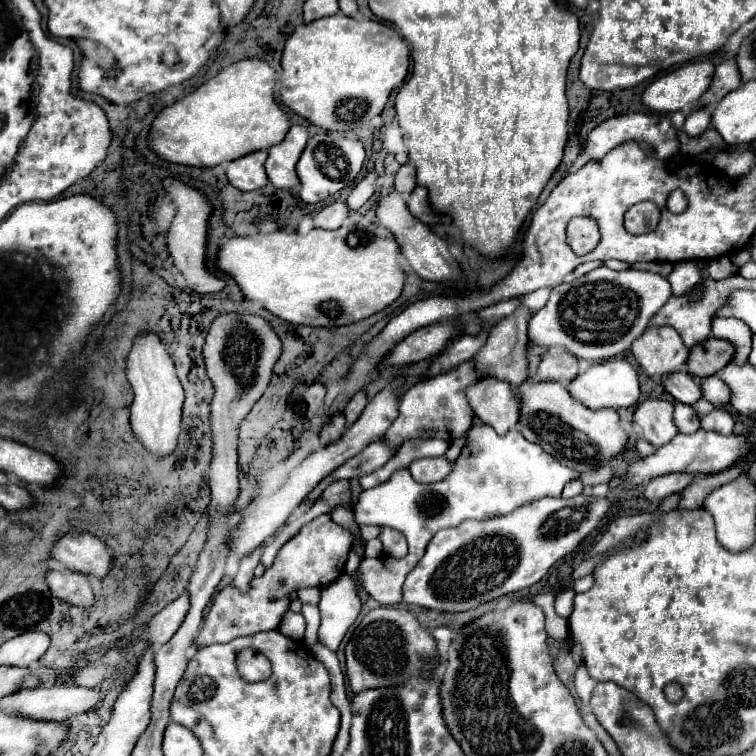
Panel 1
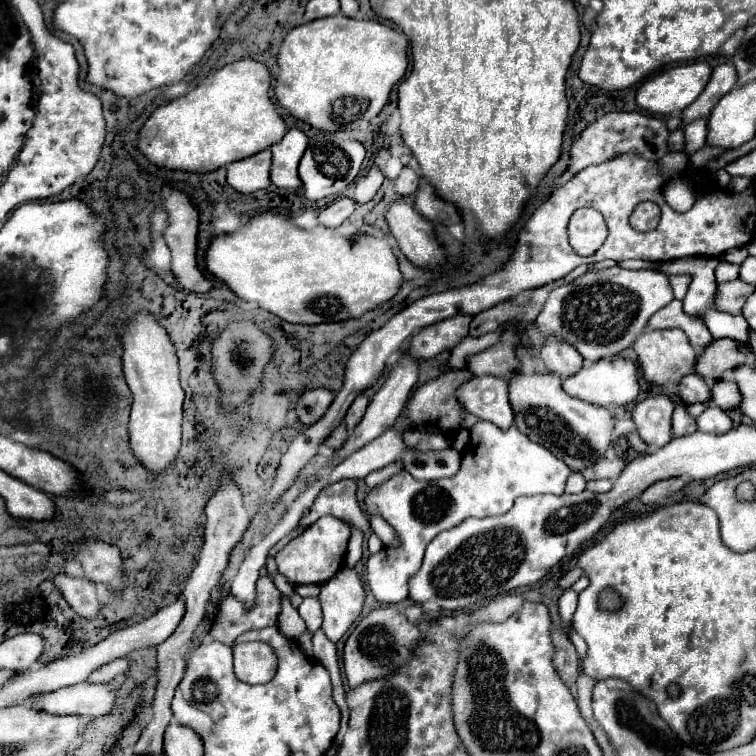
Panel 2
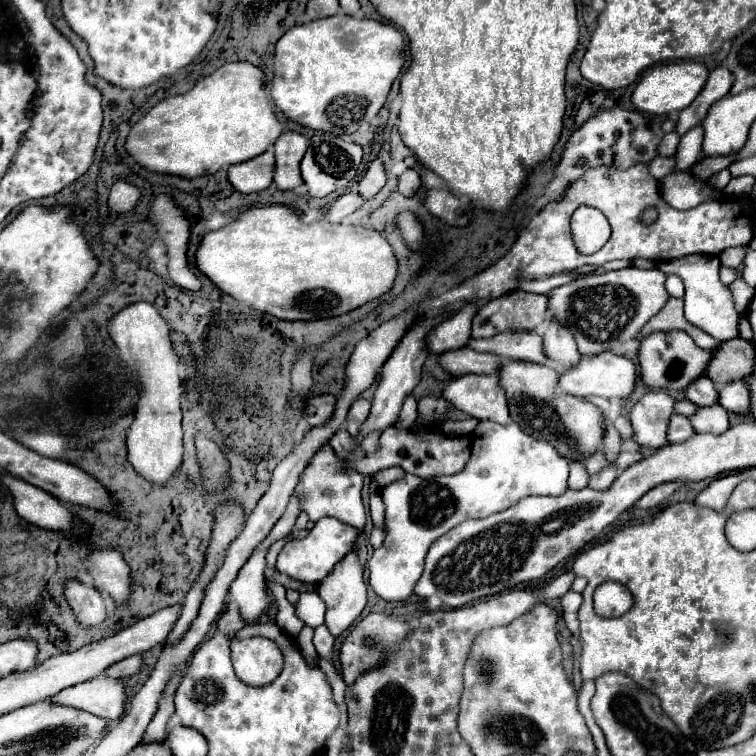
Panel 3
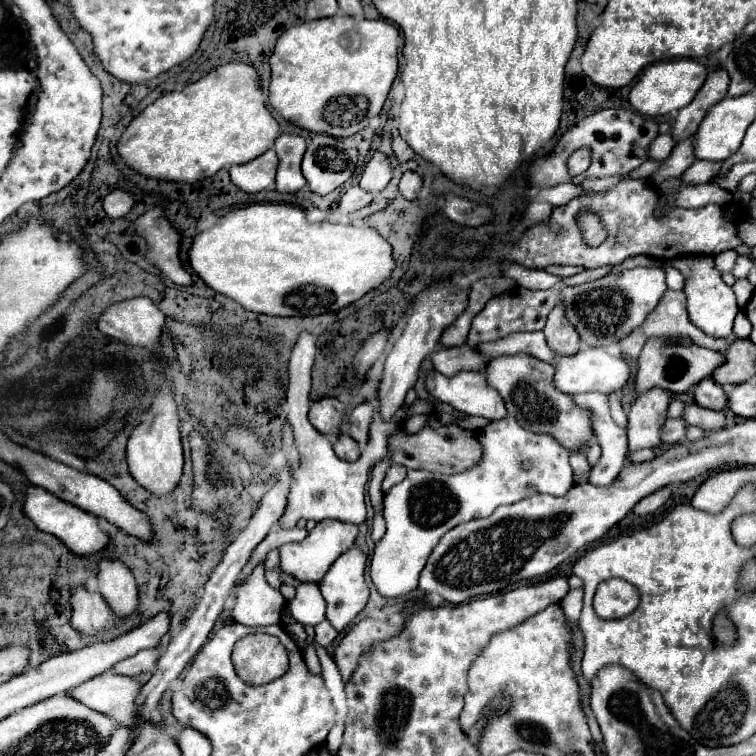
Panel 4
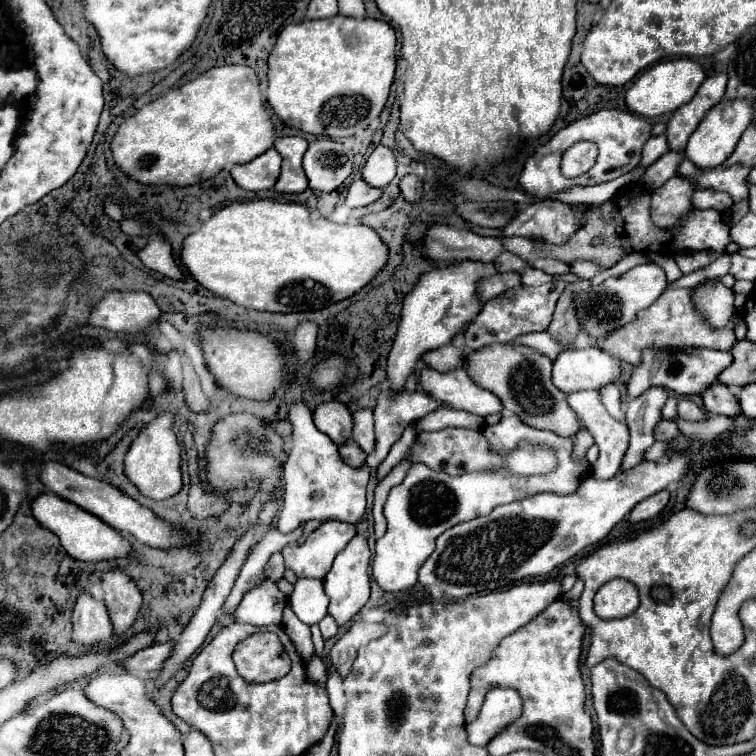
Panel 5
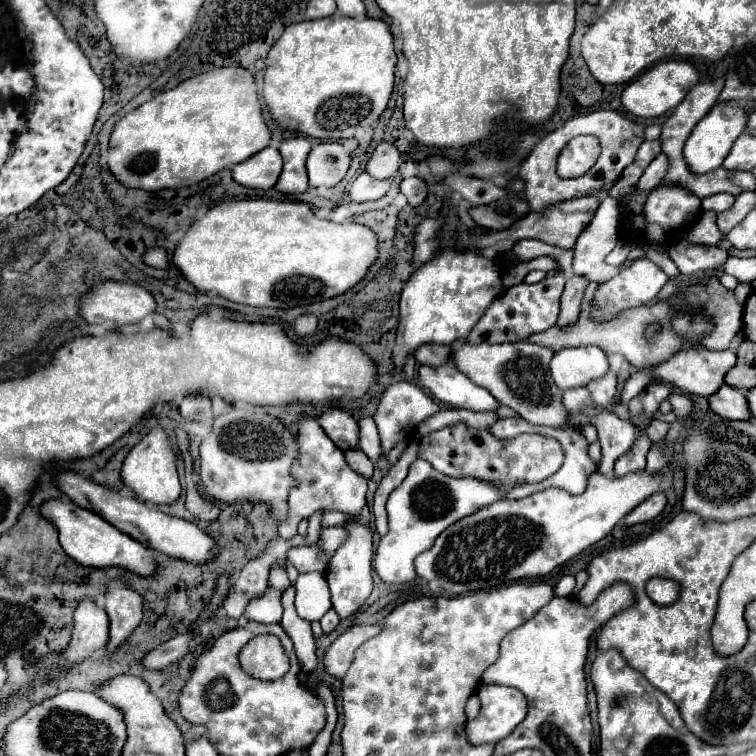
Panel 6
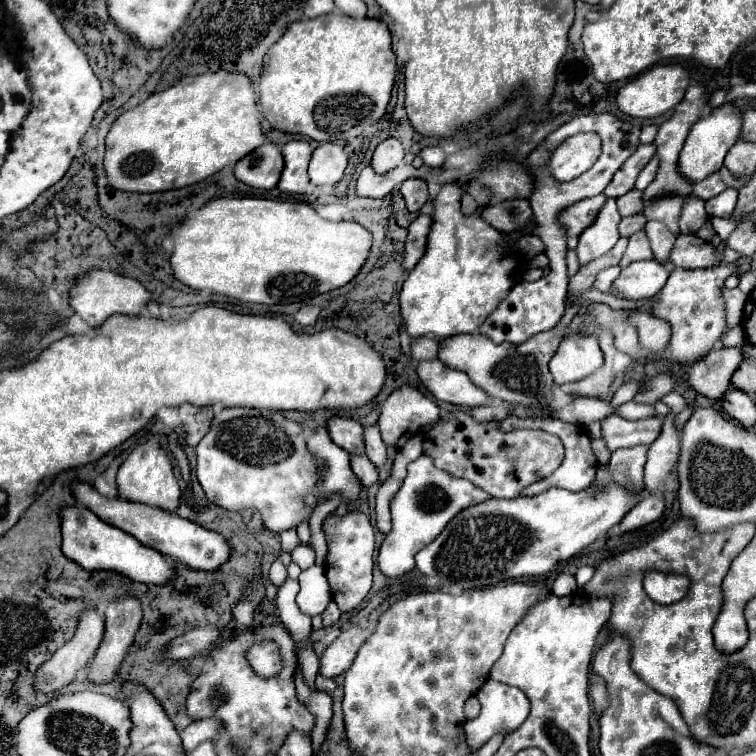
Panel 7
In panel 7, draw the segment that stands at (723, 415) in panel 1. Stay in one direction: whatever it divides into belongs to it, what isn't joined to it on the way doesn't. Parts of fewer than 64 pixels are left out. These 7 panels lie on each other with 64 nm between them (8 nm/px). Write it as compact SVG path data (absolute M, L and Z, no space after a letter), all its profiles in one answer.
M670 392L668 396L662 396L662 402L664 402L664 404L666 404L674 414L682 412L684 406L686 406L686 400L684 400L678 392Z

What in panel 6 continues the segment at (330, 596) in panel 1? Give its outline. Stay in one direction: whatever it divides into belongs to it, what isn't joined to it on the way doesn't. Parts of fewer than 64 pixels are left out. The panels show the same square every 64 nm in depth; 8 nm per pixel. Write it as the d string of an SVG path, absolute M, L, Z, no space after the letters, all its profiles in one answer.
M358 518L348 520L344 524L344 530L348 532L348 536L344 544L332 554L326 568L326 580L332 592L332 608L340 614L340 618L354 614L372 592L372 530L360 524Z

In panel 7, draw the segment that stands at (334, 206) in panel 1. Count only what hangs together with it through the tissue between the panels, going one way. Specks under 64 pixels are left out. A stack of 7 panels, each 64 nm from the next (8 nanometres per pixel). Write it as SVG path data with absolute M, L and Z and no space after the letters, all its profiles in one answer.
M366 166L366 168L362 170L362 174L360 174L360 178L358 178L356 190L358 190L358 194L360 194L360 196L384 198L388 192L392 192L396 186L400 186L400 184L402 184L406 178L410 178L410 176L422 176L420 172L424 172L424 170L416 170L416 168L394 168L394 170L386 172L386 174L376 174L376 170L374 170L374 168Z

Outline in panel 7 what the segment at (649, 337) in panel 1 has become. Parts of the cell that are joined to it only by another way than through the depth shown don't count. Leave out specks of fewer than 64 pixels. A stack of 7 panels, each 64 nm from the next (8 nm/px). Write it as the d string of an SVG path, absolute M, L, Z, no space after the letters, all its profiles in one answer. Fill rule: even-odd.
M742 346L718 348L682 370L686 374L686 380L698 394L720 400L732 388L730 378L738 370L742 354ZM626 382L626 384L622 384L616 392L614 392L614 396L612 396L612 400L610 400L610 406L612 408L618 408L618 406L622 406L624 402L630 402L634 396L636 396L636 392L638 392L638 382Z

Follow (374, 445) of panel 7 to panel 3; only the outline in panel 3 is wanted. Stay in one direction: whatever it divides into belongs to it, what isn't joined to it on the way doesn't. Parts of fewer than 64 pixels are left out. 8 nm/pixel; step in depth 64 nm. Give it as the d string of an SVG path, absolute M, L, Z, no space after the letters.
M356 400L350 410L348 410L348 416L346 416L346 422L344 422L344 428L350 432L352 438L358 436L364 420L368 418L368 412L370 412L370 400Z

